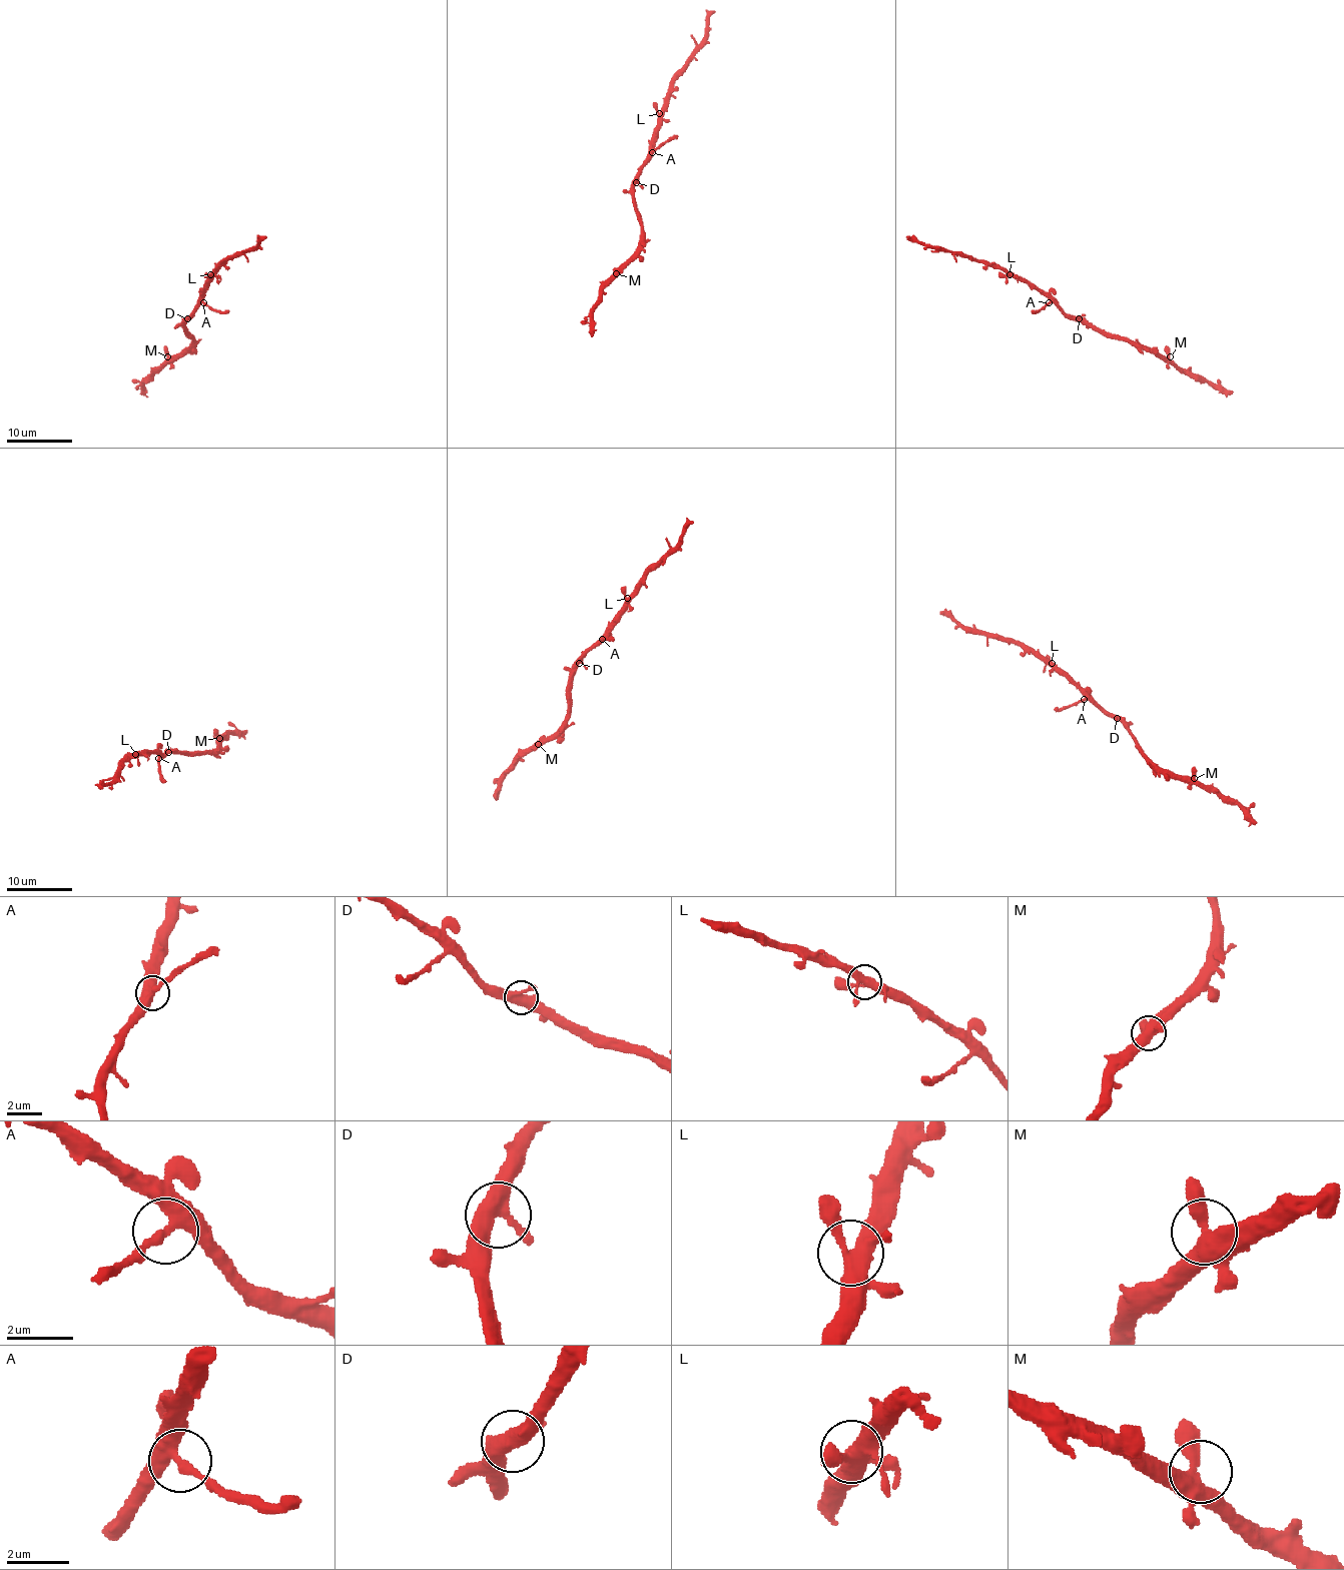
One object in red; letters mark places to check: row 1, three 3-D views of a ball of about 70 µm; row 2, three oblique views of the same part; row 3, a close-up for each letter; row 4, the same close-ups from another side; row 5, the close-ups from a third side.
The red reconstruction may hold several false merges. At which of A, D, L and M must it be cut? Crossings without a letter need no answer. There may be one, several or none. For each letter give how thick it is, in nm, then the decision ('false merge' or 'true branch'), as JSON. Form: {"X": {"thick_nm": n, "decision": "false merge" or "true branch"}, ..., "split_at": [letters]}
{"A": {"thick_nm": 320, "decision": "false merge"}, "D": {"thick_nm": 440, "decision": "true branch"}, "L": {"thick_nm": 400, "decision": "true branch"}, "M": {"thick_nm": 440, "decision": "true branch"}, "split_at": ["A"]}

